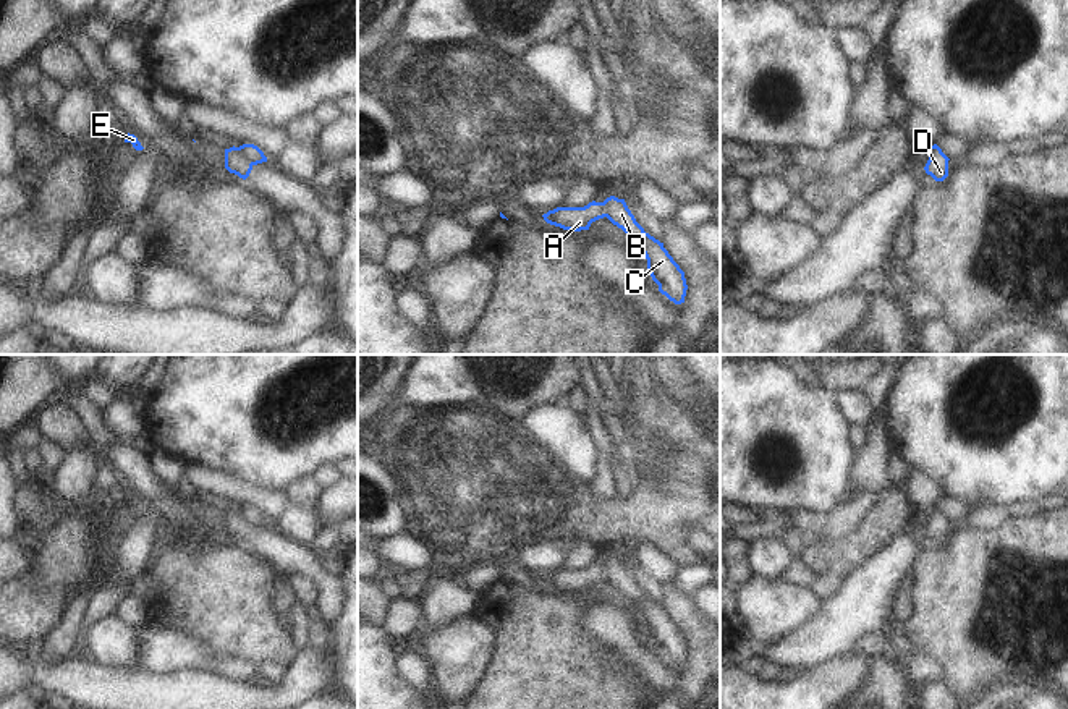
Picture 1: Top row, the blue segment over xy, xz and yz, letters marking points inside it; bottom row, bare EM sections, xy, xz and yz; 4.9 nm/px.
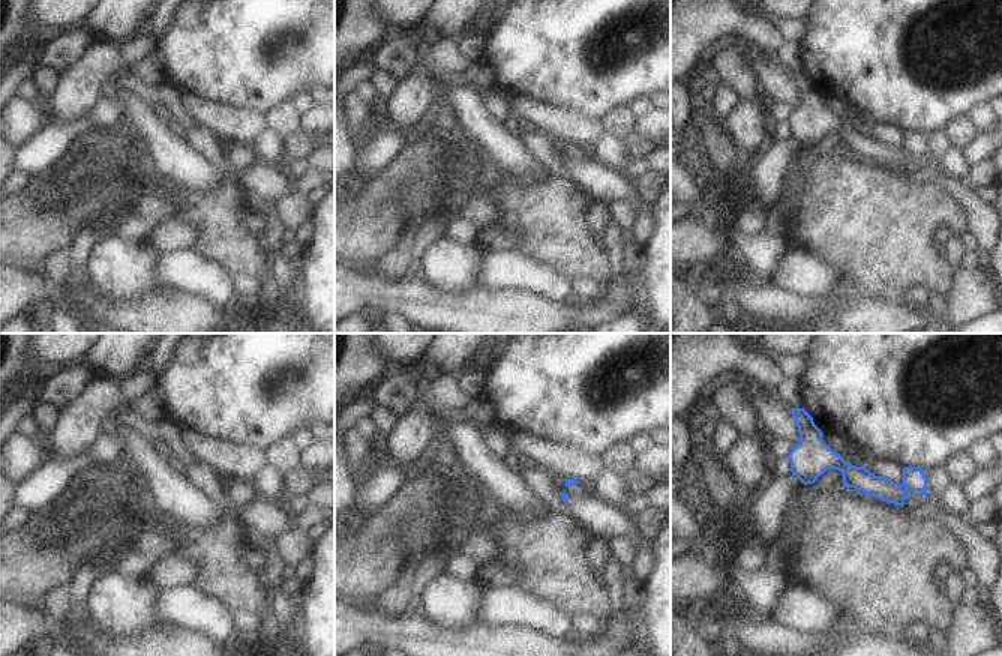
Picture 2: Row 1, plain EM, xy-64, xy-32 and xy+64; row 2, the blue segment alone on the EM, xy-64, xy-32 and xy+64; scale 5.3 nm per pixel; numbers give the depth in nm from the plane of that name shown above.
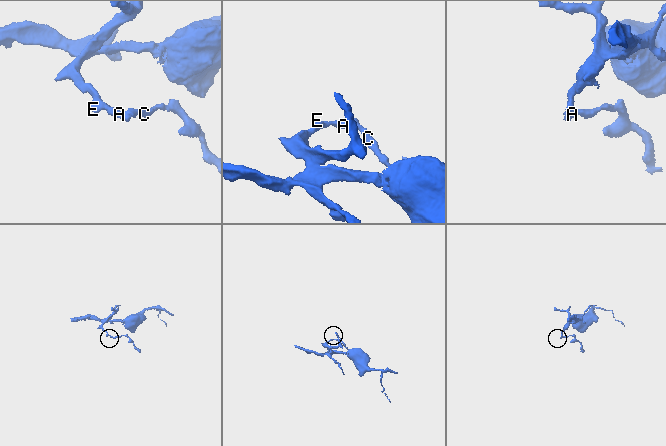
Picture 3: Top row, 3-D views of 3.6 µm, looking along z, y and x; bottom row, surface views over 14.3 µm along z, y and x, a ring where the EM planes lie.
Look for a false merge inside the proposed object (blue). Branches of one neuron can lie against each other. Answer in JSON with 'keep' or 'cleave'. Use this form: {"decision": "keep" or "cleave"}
{"decision": "cleave"}

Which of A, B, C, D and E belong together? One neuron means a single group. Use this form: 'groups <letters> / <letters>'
groups A D E / B C

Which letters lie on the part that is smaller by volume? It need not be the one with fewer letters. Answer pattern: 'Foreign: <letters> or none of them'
Foreign: B, C

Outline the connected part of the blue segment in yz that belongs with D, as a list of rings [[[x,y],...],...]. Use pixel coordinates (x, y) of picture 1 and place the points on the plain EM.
[[[943,515],[932,516],[924,533],[935,544],[943,544],[948,539],[948,523],[950,521]]]

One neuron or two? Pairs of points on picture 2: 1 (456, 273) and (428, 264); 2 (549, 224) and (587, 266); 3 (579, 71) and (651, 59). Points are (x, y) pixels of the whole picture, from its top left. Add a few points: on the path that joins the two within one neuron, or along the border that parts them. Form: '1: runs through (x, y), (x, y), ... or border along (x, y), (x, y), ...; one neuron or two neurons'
1: runs through (449, 266), (435, 264); one neuron
2: runs through (555, 234), (576, 255); one neuron
3: runs through (597, 80), (615, 77), (633, 65); one neuron

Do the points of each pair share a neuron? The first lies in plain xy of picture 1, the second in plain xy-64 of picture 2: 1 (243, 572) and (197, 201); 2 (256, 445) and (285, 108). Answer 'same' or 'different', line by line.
1: same
2: different

